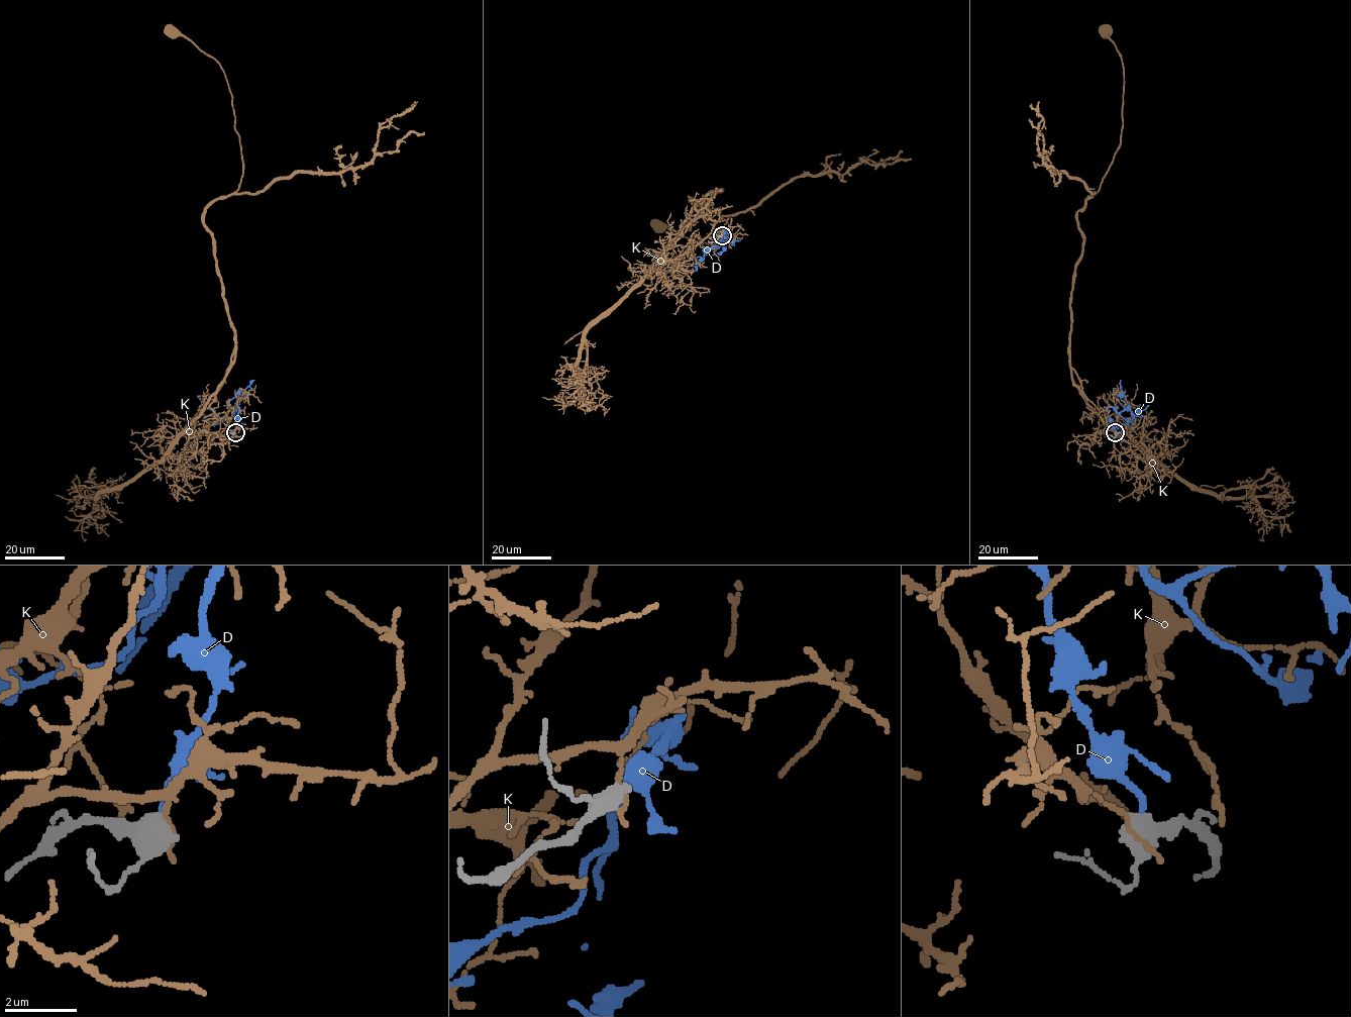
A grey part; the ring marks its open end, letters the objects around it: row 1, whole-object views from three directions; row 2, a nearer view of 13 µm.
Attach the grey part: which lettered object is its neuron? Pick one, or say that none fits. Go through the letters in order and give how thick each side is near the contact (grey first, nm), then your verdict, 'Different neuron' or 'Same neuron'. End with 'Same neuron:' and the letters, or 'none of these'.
D: Thickness 460 nm (grey) against 160 nm. Different neuron
K: Thickness 480 nm (grey) against 100 nm. Different neuron
Same neuron: none of these

